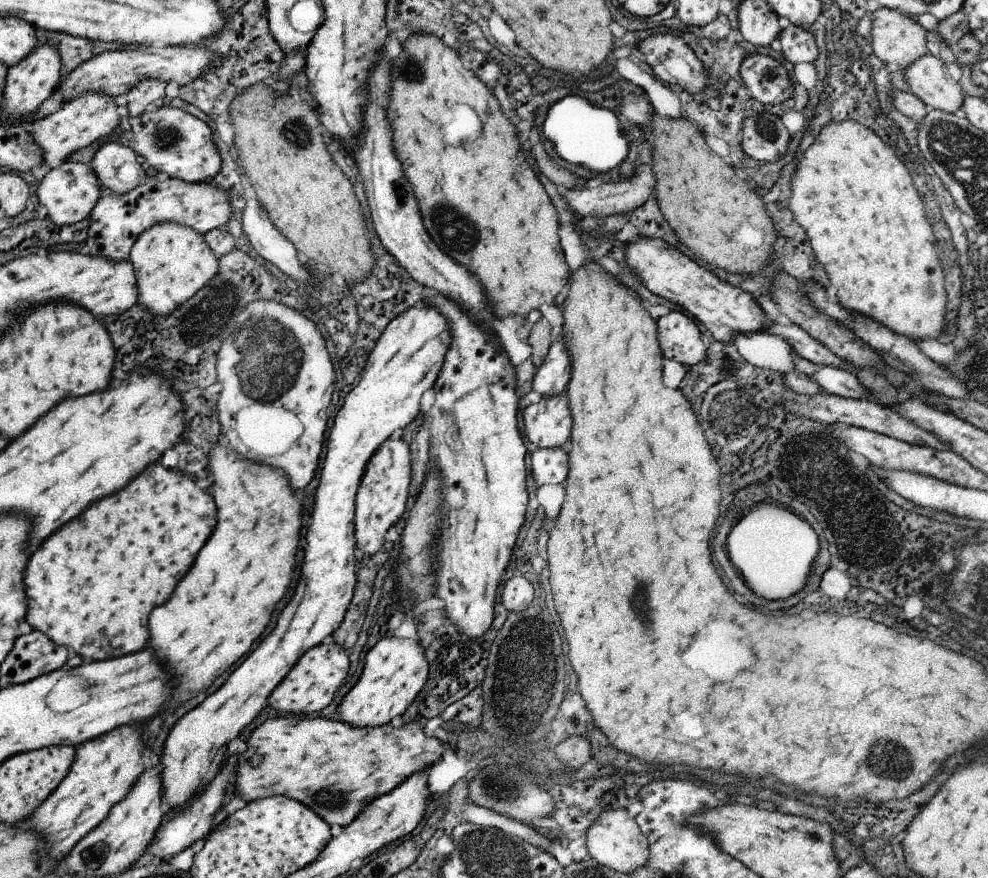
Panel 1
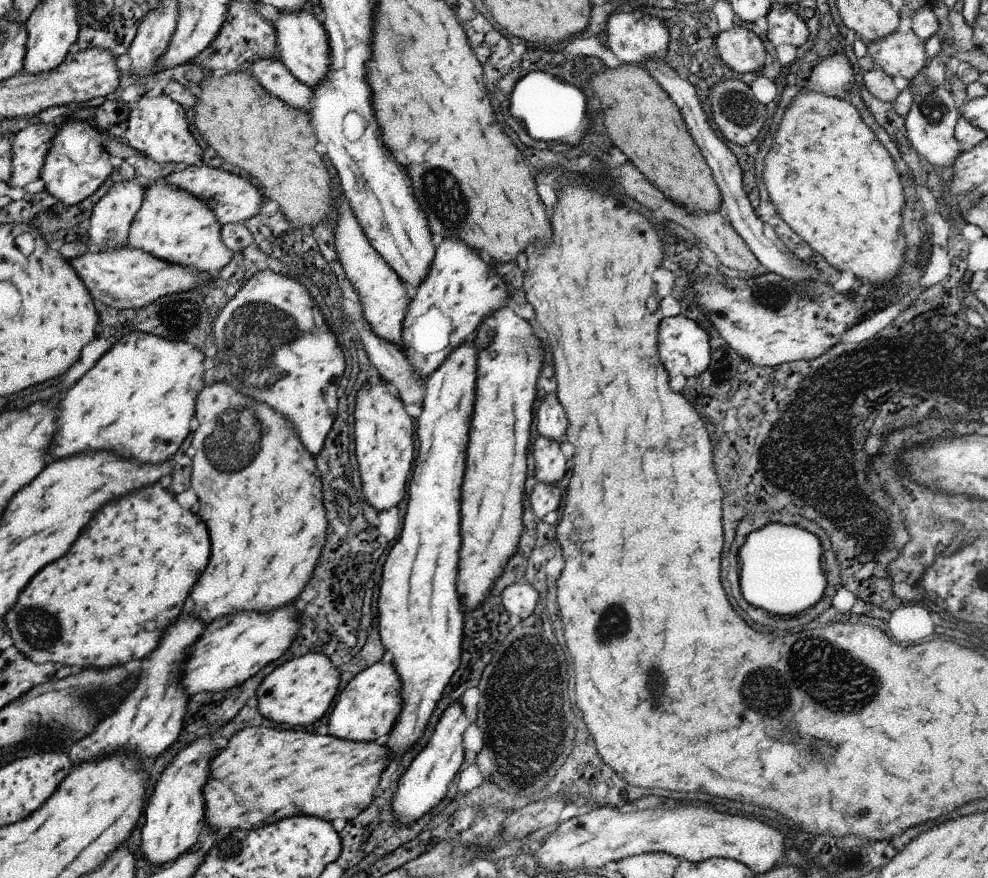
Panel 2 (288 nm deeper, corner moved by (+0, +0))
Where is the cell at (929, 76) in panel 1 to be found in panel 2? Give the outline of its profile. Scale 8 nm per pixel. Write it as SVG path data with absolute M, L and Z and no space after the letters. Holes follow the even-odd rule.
M911 30L893 32L881 40L867 44L867 56L879 66L889 78L903 78L915 82L917 74L925 70L925 42L921 42Z

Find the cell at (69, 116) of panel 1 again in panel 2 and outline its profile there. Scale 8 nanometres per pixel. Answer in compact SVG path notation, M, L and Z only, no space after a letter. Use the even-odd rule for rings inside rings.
M31 124L11 134L11 178L9 188L21 190L39 180L41 168L45 168L45 154L53 144L55 124Z

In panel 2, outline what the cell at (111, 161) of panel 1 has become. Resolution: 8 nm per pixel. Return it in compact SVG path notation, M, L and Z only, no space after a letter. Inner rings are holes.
M135 180L117 182L113 184L93 206L89 224L83 228L89 236L89 246L93 252L107 252L107 250L119 250L127 246L127 232L133 226L133 220L137 218L137 212L141 212L141 202L145 200L145 188L139 186Z

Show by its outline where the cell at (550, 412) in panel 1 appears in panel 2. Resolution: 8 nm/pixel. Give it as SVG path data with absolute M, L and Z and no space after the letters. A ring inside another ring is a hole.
M543 436L531 446L535 482L557 484L565 476L565 458L555 442L547 442Z

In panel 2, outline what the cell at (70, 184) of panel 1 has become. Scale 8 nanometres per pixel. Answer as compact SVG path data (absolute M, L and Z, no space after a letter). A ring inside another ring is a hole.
M75 118L57 126L57 132L53 134L53 144L45 154L45 168L41 168L39 180L45 182L45 192L49 192L49 196L71 206L93 196L93 192L97 192L97 188L101 188L101 184L109 180L113 170L115 166L109 164L101 134L89 126L89 118Z

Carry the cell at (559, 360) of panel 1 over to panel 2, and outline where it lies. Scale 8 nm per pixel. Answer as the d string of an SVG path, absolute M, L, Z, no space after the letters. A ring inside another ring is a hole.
M547 396L543 398L543 402L539 402L535 428L537 434L547 440L555 440L555 442L561 440L561 436L565 434L565 414L555 398Z

